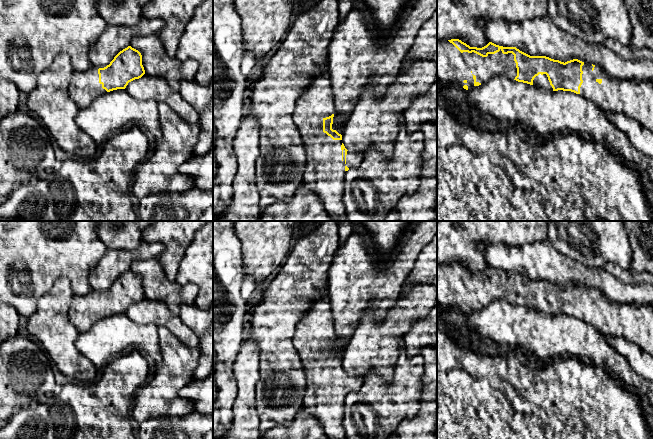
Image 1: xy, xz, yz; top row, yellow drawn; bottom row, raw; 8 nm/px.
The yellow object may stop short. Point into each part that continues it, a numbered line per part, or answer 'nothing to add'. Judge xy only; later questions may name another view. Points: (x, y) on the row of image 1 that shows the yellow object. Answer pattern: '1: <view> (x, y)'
1: xy (84, 88)

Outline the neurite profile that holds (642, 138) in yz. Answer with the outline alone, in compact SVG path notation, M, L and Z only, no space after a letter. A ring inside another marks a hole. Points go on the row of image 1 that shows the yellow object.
M604 112L607 119L612 121L629 138L630 142L643 154L653 157L653 131L642 127L634 119L623 114Z

